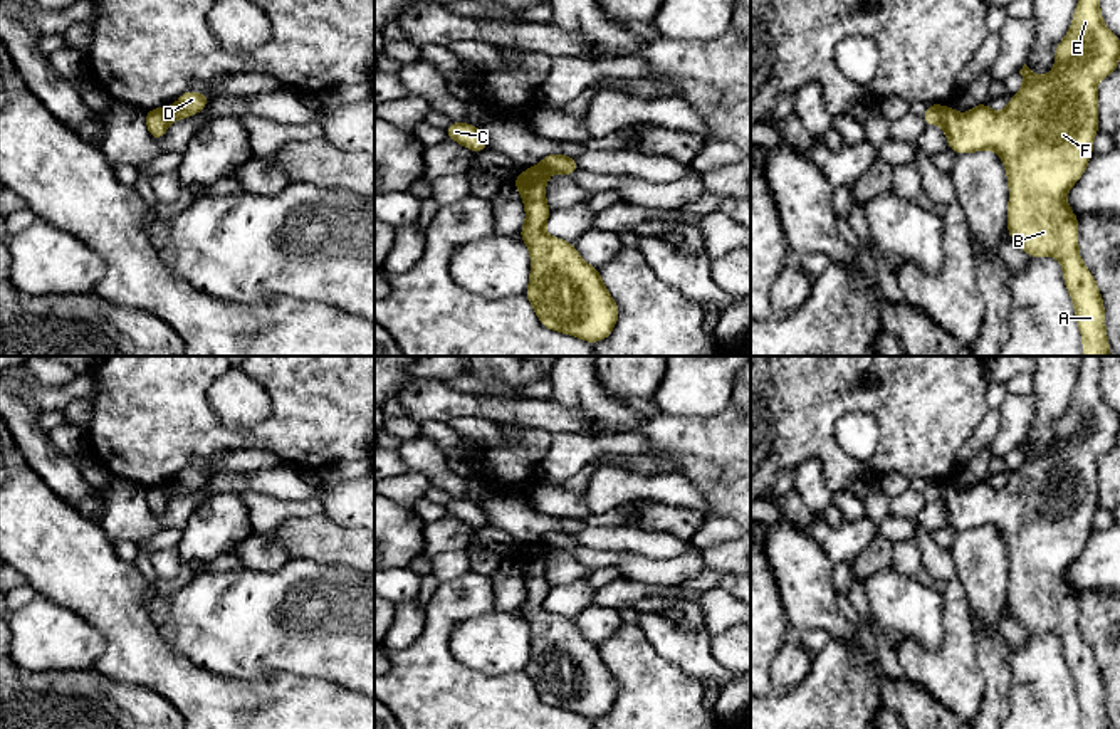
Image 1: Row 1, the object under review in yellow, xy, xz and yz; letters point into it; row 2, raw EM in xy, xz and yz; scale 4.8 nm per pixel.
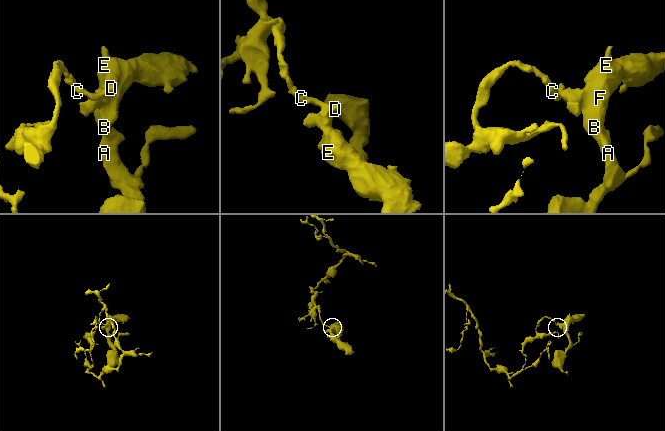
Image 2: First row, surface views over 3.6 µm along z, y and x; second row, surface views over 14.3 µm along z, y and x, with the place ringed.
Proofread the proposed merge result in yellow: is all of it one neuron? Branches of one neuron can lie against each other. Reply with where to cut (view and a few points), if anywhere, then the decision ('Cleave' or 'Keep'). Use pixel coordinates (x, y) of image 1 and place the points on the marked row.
Split along yz (942, 106), (939, 121). Cleave

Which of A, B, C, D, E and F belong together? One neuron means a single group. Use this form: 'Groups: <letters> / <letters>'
Groups: A B E F / C D

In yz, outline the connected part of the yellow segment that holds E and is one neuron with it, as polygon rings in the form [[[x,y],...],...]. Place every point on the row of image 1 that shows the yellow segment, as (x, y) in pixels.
[[[1078,0],[1071,29],[1055,55],[1055,69],[1044,77],[1023,66],[1019,74],[1024,84],[1001,114],[984,102],[966,114],[942,106],[940,123],[949,148],[957,155],[994,149],[1001,156],[1009,183],[1007,232],[1029,257],[1053,255],[1061,262],[1083,339],[1083,356],[1108,356],[1102,294],[1078,254],[1078,217],[1066,205],[1068,190],[1081,178],[1093,155],[1091,144],[1098,133],[1096,84],[1118,69],[1120,40],[1105,27],[1100,0]]]

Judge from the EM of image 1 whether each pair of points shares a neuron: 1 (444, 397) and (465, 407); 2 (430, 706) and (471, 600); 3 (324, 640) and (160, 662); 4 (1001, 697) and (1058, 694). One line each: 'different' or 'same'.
1: same
2: same
3: different
4: different

